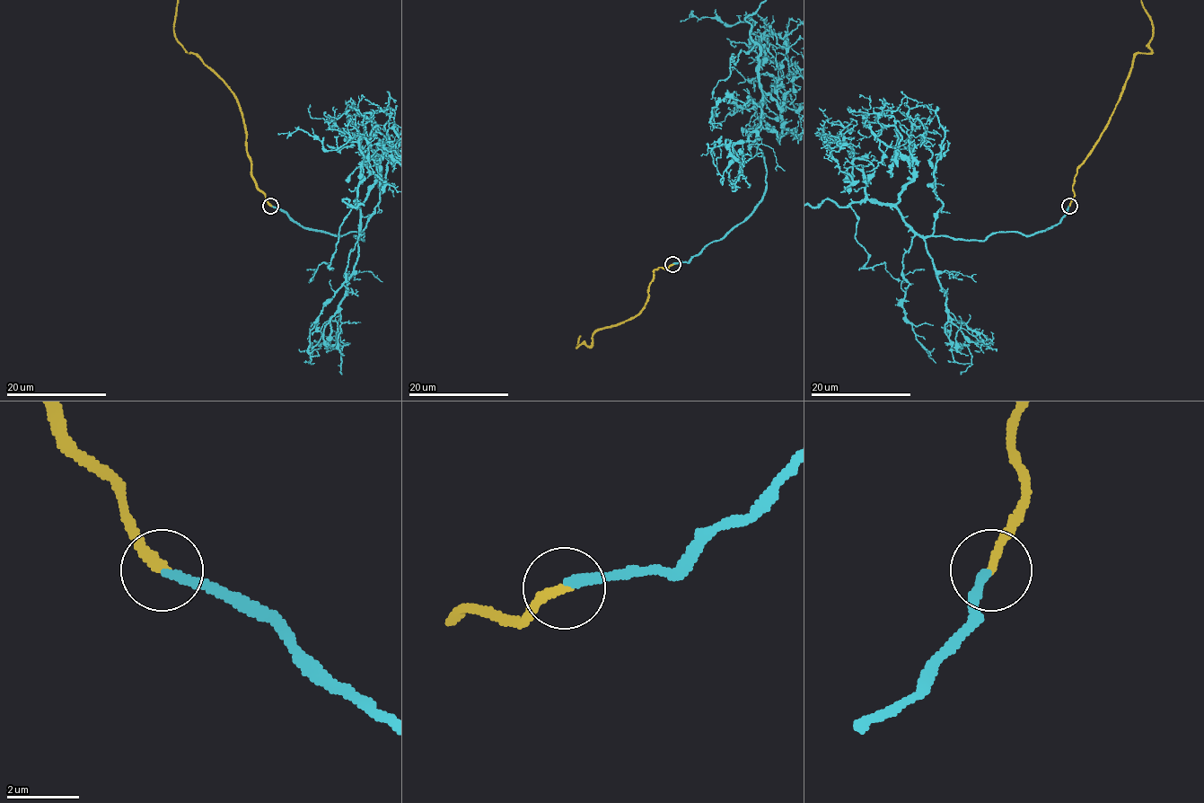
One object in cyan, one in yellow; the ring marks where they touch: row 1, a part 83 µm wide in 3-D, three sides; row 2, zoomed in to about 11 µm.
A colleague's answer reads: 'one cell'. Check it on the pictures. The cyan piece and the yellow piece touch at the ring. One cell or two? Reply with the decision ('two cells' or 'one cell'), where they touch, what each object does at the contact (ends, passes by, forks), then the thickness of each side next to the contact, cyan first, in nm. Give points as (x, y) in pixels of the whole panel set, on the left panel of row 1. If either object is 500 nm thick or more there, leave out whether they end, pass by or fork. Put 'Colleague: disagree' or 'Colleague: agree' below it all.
one cell; place (270, 206); cyan ends; yellow ends; calibres 240 and 260 nm
Colleague: agree

